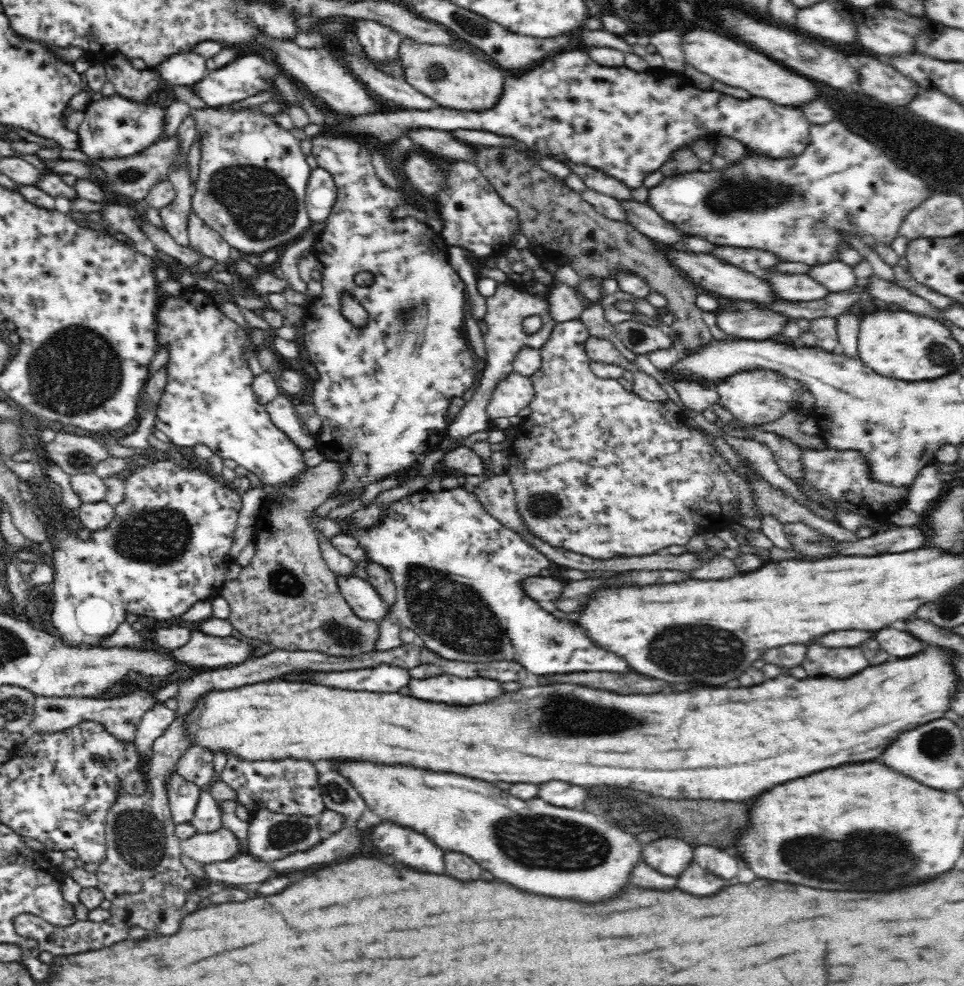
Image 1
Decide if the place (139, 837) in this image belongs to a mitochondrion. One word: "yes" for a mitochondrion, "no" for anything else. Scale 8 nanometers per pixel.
yes

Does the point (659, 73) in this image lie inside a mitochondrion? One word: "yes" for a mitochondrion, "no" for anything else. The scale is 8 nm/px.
no

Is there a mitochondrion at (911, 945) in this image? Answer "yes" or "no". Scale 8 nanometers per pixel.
no

